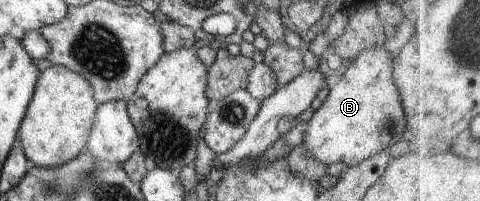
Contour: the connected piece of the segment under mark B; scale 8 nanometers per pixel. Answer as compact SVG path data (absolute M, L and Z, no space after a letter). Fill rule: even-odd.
M384 46L369 47L356 57L348 69L344 70L340 81L332 89L328 89L324 103L313 112L311 121L307 123L302 145L309 156L327 166L342 161L346 168L349 168L382 150L395 151L406 136L407 118L401 104L400 92L393 78L394 58L395 55Z

